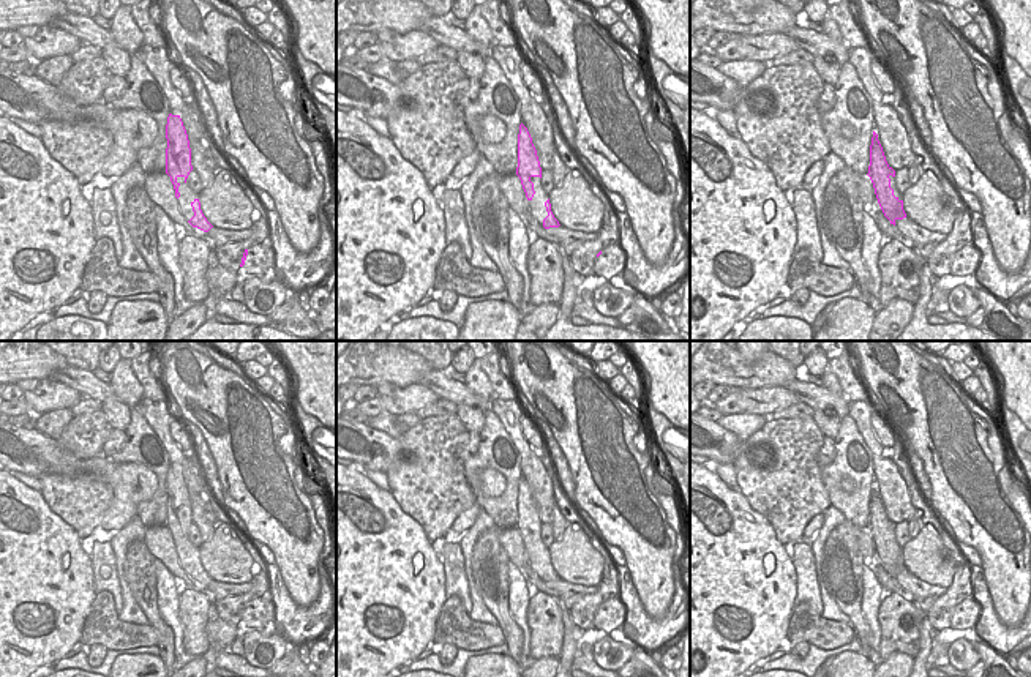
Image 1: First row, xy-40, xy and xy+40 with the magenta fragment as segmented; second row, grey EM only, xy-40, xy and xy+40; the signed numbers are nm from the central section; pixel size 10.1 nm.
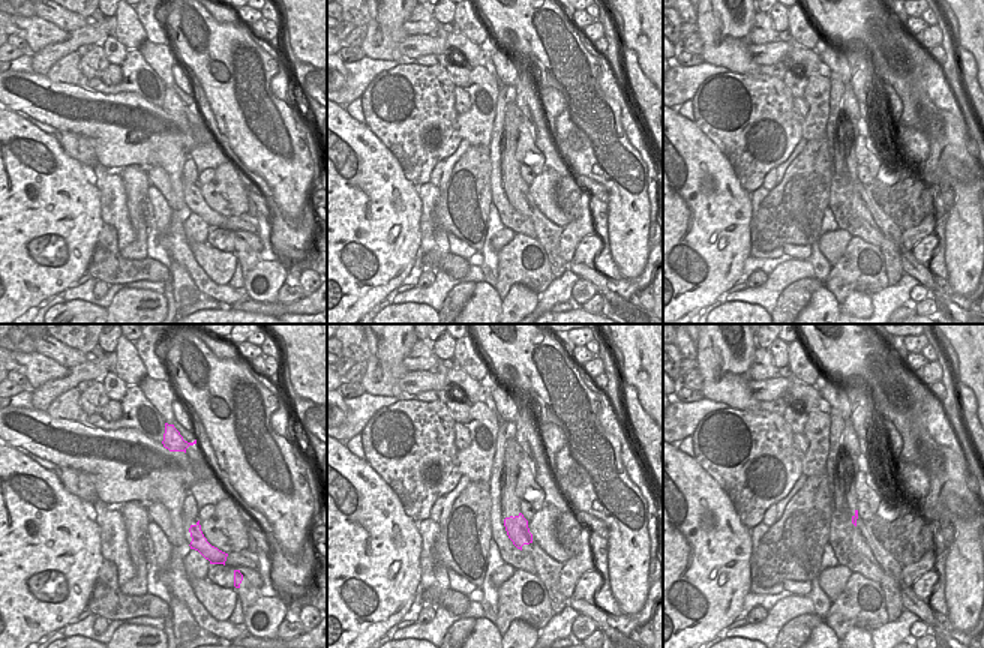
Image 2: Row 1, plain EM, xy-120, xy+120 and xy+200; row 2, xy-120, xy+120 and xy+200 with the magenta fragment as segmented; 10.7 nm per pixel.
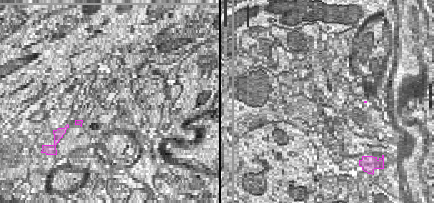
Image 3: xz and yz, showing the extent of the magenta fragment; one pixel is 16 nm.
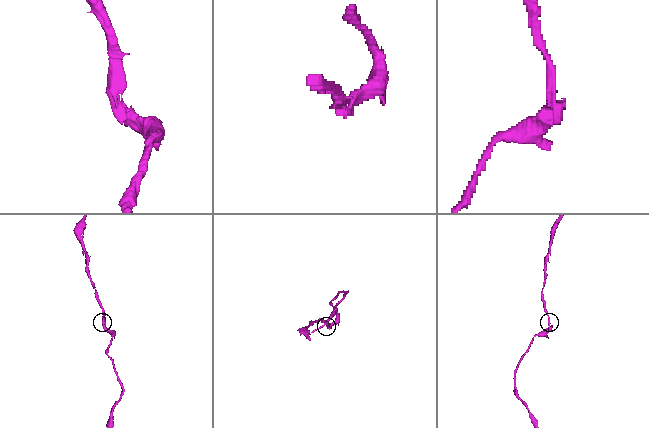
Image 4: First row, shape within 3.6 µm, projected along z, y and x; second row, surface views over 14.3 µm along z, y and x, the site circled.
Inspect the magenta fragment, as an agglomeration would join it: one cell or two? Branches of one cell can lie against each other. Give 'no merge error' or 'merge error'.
merge error

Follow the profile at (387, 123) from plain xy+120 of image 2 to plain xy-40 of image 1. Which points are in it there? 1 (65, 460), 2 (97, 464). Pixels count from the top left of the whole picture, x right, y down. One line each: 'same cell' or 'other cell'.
1: other cell
2: other cell

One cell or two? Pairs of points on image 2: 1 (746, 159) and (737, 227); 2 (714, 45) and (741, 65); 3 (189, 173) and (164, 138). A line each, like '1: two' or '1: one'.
1: two
2: one
3: two

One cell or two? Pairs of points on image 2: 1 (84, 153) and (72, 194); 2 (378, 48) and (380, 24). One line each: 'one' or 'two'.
1: two
2: one

